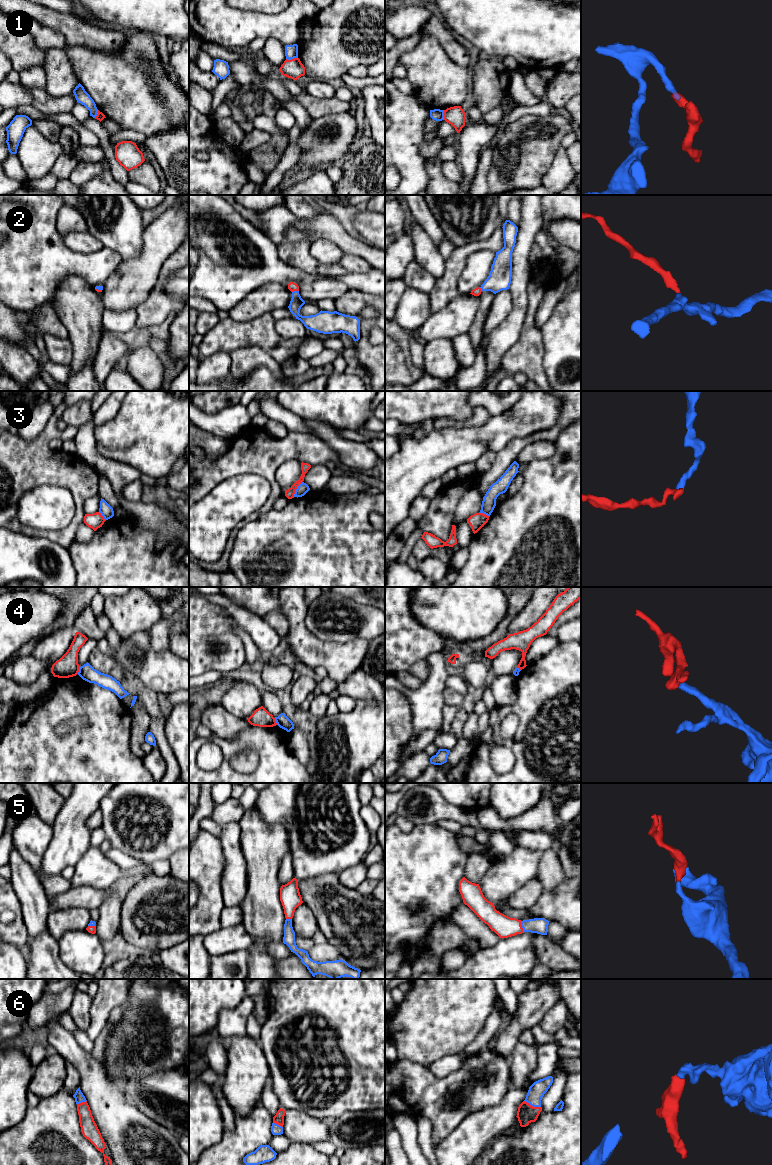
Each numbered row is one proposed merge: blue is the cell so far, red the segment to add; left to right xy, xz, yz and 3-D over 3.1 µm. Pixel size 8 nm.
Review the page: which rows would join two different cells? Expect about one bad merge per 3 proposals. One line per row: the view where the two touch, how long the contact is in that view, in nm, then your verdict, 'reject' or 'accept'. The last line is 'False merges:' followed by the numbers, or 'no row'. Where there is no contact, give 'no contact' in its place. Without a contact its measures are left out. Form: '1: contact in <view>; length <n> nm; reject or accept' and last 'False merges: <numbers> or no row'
1: contact in xz; length 100 nm; reject
2: contact in xz; length 60 nm; accept
3: contact in xz; length 150 nm; reject
4: contact in xy; length 60 nm; reject
5: contact in yz; length 100 nm; accept
6: contact in yz; length 150 nm; accept
False merges: 1, 3, 4

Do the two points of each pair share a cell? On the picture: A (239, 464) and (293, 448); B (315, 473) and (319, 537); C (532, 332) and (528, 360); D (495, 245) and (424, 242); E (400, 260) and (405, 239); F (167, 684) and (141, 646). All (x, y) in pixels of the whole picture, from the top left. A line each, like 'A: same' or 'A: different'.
A: same
B: different
C: same
D: different
E: same
F: same

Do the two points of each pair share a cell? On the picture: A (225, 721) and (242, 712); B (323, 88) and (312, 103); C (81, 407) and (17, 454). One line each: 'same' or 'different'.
A: different
B: different
C: different

